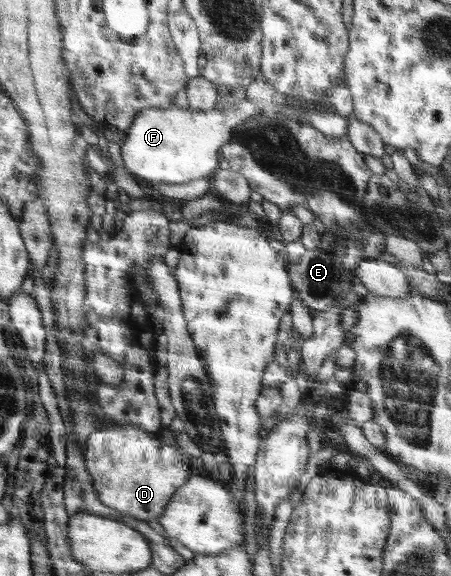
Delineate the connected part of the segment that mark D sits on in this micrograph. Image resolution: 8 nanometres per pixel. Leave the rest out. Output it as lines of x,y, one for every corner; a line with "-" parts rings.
111,425
110,428
101,428
87,439
87,450
83,454
85,469
91,476
98,500
111,509
127,514
130,520
149,522
158,519
176,491
191,478
191,459
187,459
171,444
166,444
159,436
149,435
139,427

